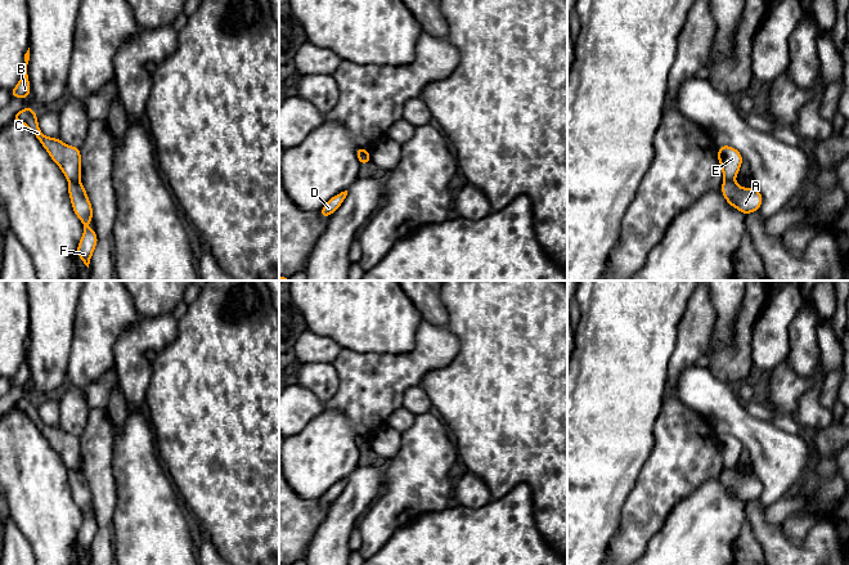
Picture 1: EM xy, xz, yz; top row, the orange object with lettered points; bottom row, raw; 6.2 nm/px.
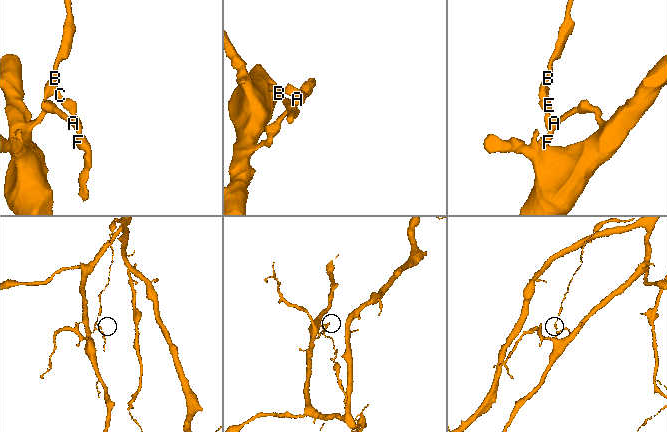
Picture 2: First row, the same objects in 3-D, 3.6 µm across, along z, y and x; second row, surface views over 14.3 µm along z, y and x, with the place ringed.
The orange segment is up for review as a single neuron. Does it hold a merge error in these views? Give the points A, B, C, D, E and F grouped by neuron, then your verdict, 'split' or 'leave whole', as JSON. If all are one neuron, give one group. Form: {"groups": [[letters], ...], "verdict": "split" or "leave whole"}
{"groups": [["A", "D", "F"], ["B", "C", "E"]], "verdict": "split"}

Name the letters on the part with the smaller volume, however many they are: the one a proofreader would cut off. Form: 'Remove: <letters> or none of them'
Remove: B, C, E

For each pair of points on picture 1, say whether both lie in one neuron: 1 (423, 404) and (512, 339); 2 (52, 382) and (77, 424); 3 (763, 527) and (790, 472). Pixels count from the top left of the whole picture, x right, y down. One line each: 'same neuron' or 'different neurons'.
1: different neurons
2: different neurons
3: different neurons

